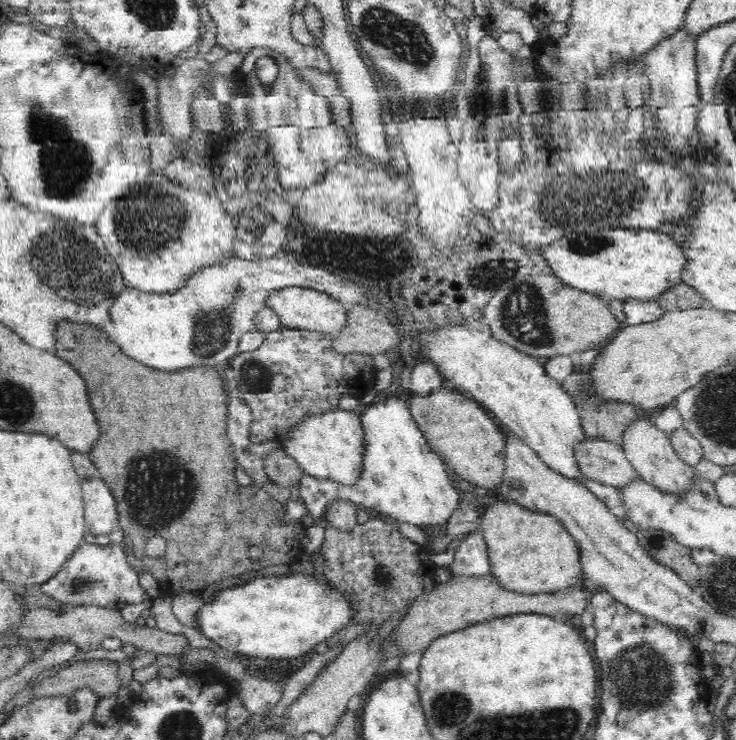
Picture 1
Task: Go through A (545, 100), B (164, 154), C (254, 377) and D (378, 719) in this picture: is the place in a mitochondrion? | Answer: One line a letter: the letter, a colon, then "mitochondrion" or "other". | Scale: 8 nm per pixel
A: other
B: other
C: mitochondrion
D: other

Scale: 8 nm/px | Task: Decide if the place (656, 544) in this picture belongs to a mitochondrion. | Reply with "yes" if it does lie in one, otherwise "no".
yes

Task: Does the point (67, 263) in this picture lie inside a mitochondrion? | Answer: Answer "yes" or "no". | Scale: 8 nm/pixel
yes

